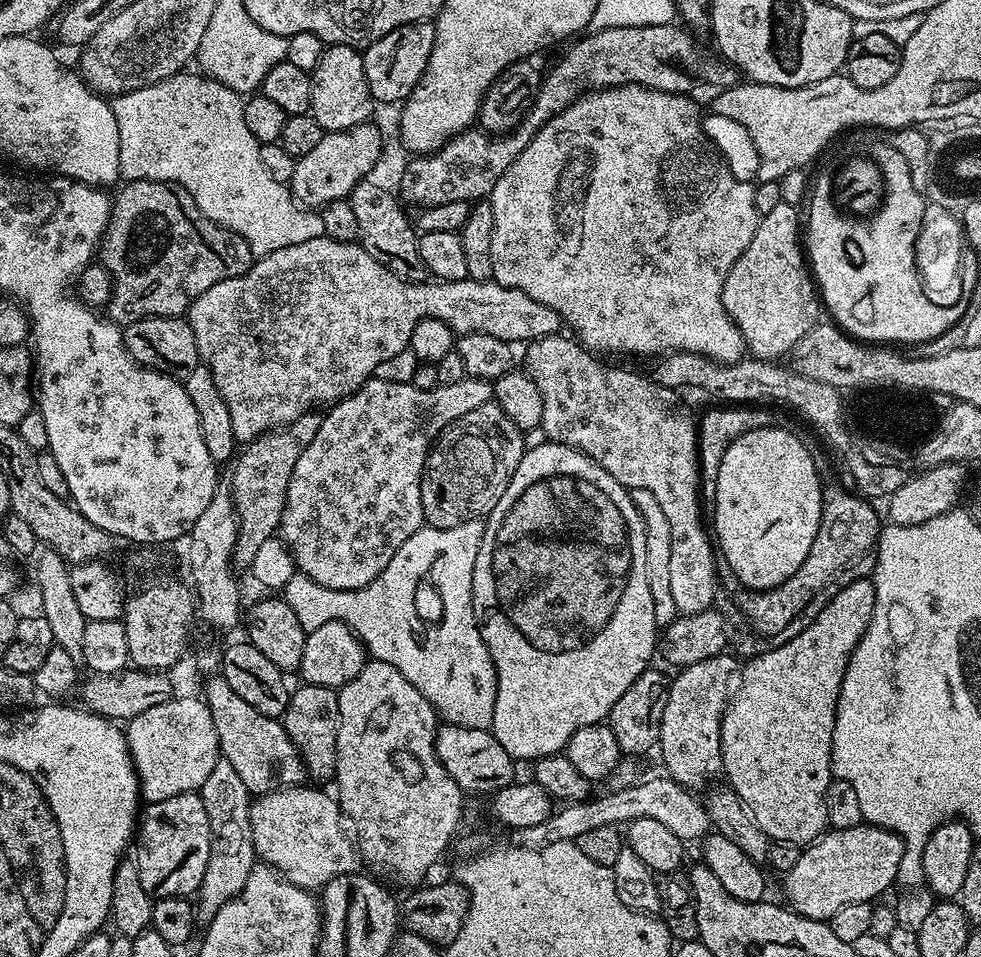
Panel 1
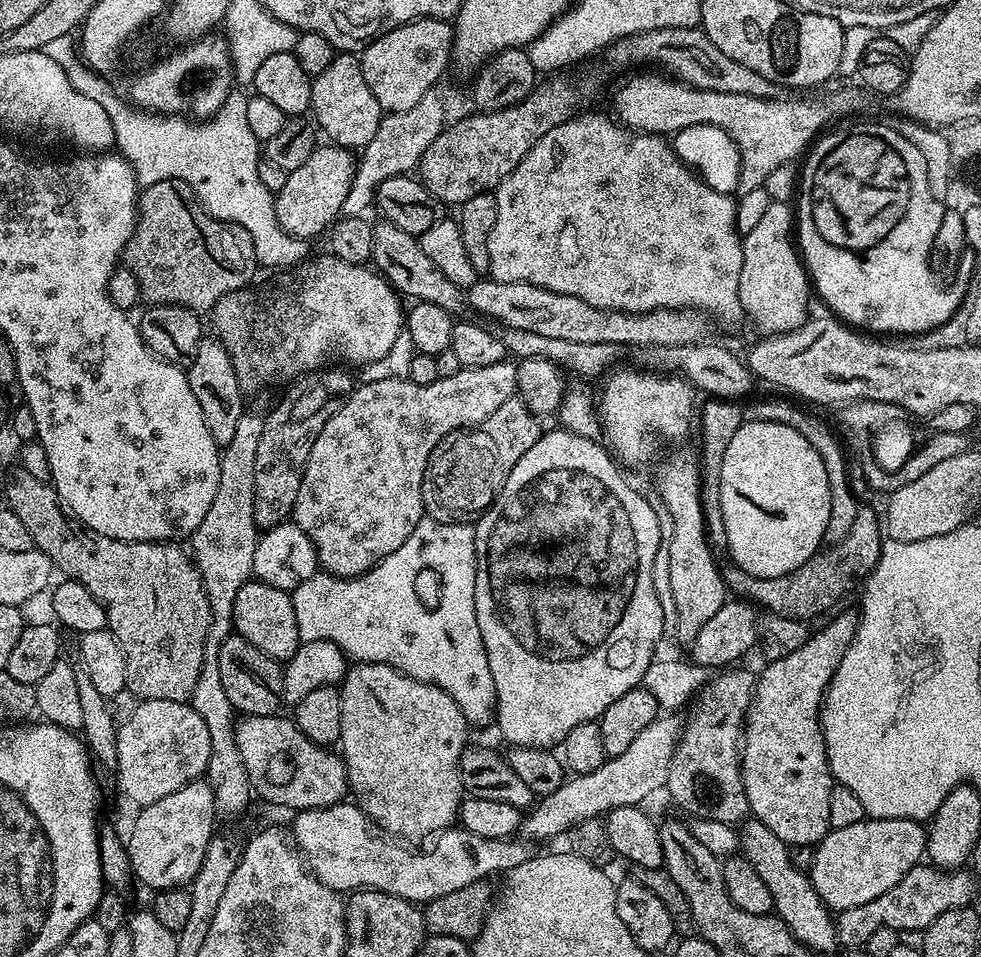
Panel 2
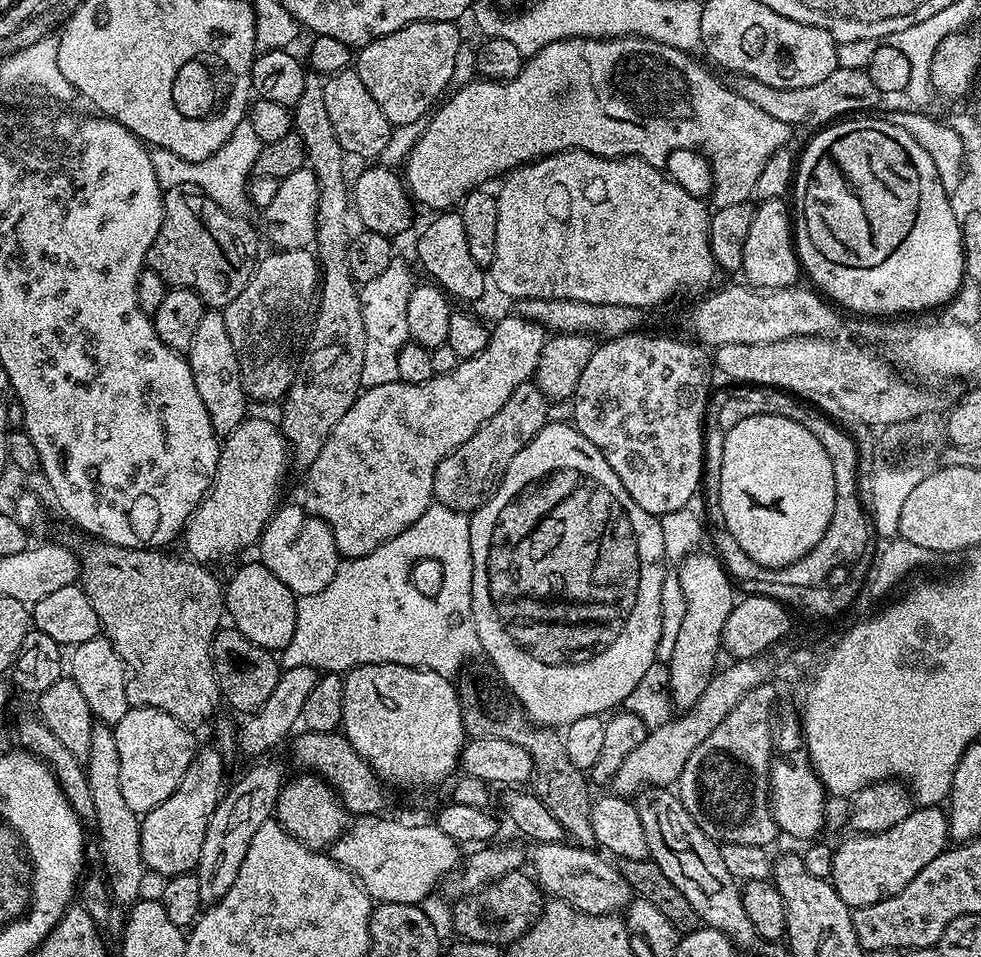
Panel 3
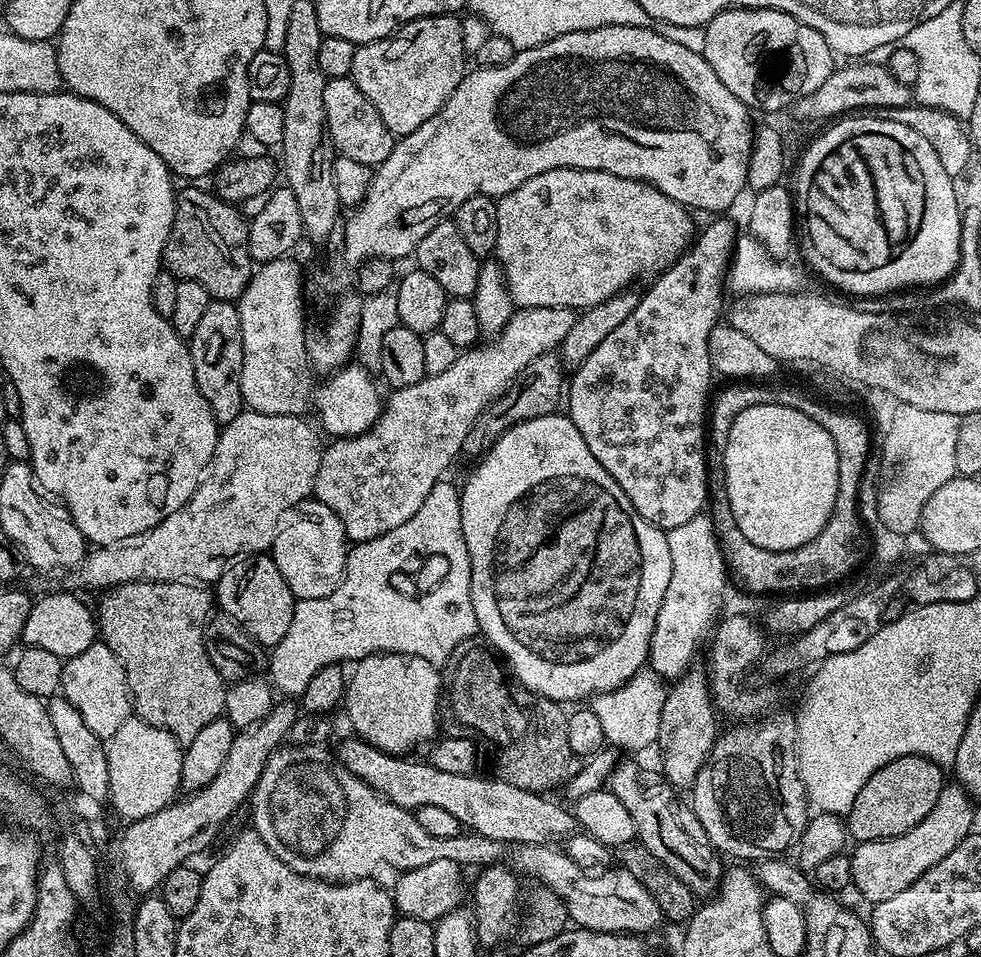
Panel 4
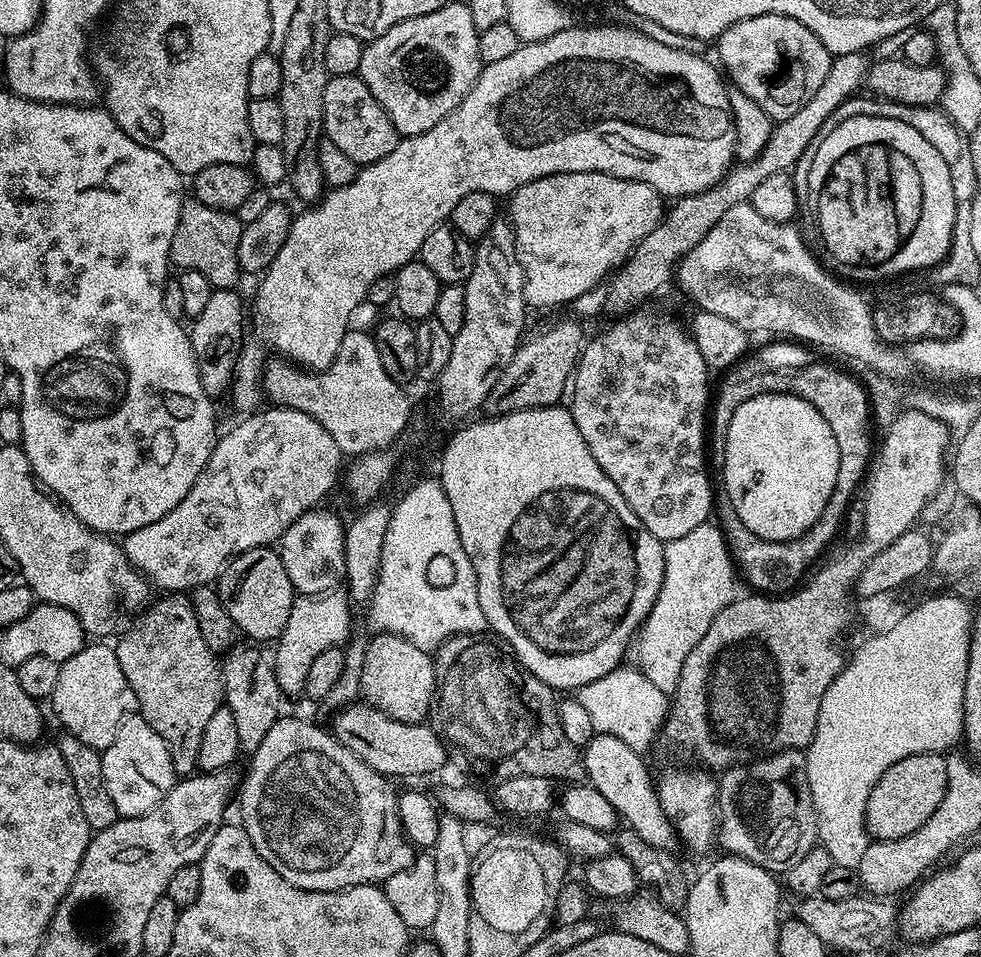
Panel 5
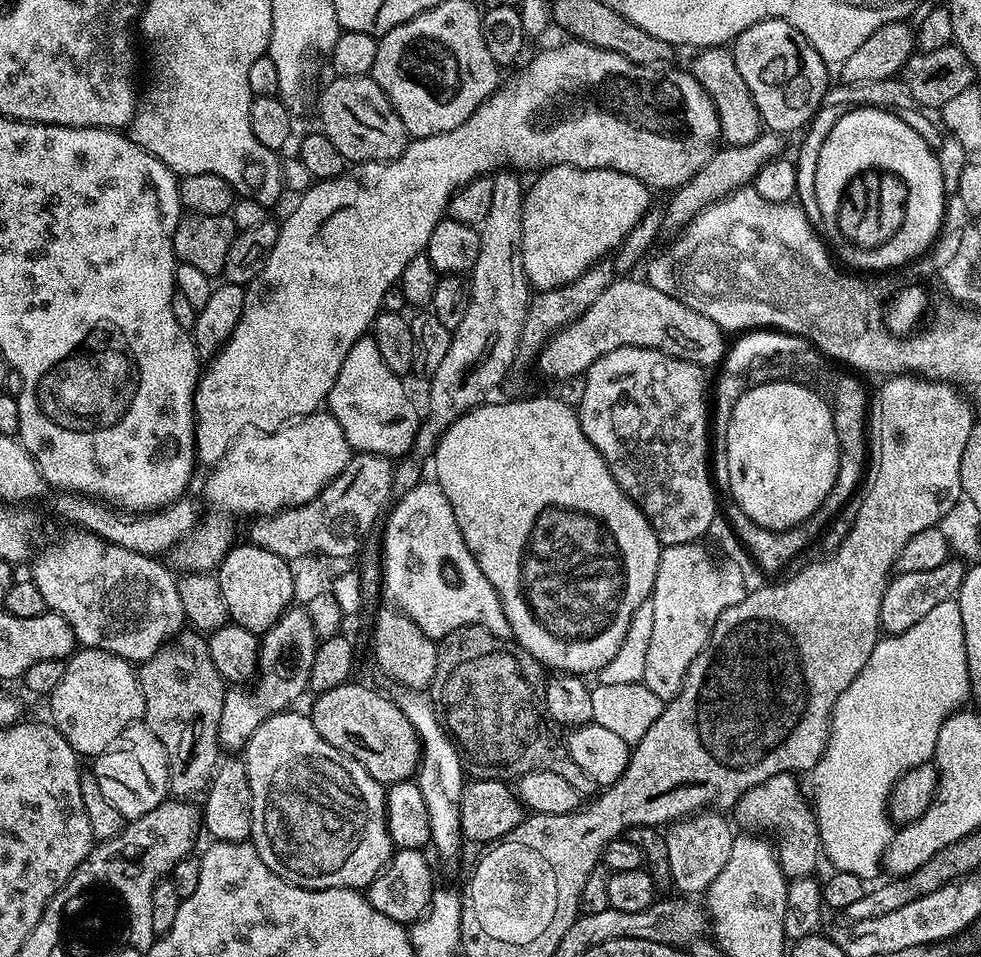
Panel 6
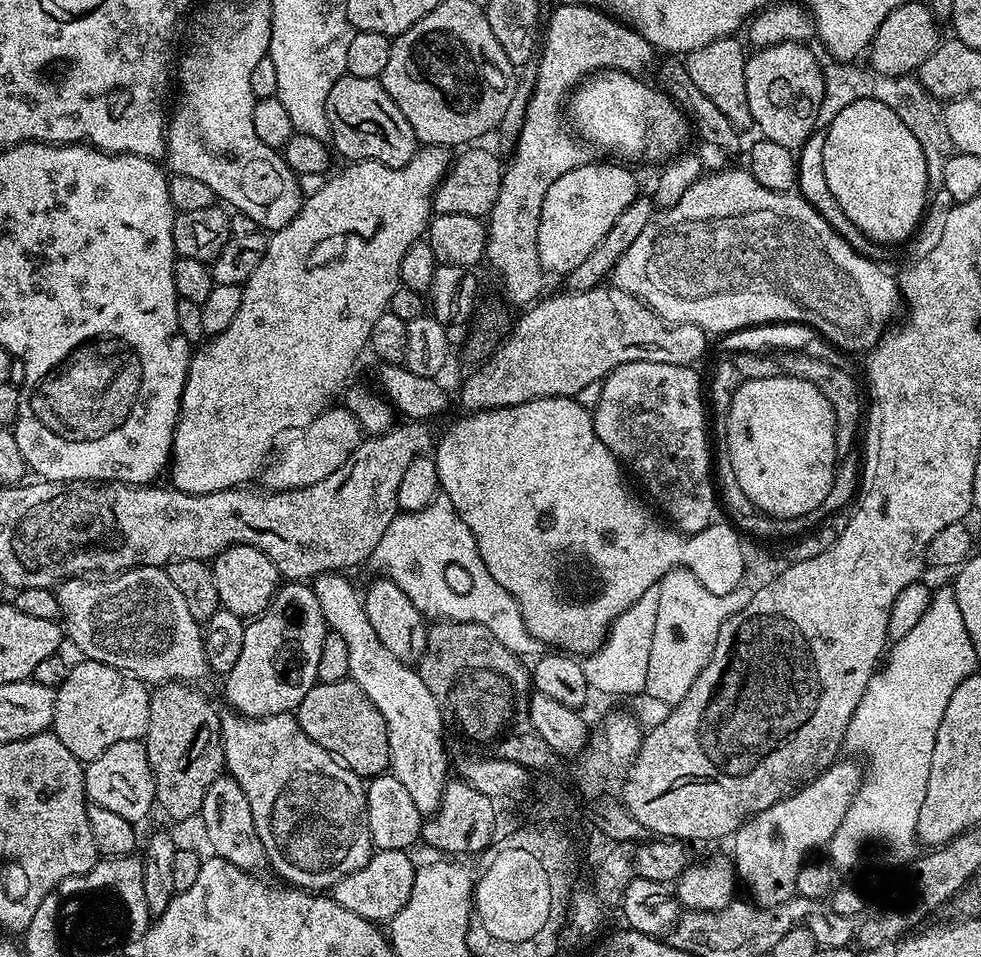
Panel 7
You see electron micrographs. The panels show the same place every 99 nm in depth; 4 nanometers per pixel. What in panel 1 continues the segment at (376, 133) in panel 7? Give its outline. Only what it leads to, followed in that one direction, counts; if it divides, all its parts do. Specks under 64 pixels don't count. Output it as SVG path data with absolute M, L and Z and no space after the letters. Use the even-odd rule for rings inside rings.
M345 44L327 45L318 58L318 66L310 73L312 78L312 111L310 113L325 132L350 130L373 119L374 101L366 82L366 70L361 49Z

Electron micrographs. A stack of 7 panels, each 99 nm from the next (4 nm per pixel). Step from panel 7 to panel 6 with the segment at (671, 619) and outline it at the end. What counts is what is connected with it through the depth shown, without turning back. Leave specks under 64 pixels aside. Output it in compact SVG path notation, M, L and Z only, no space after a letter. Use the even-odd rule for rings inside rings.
M697 541L671 544L660 551L658 573L655 574L650 597L654 606L653 633L650 634L649 649L646 650L645 669L641 682L665 702L672 700L681 688L690 662L697 657L709 640L714 623L721 614L737 605L747 595L738 570L734 566L725 568L722 564L718 565L715 559L713 562L709 552L702 545L703 543Z

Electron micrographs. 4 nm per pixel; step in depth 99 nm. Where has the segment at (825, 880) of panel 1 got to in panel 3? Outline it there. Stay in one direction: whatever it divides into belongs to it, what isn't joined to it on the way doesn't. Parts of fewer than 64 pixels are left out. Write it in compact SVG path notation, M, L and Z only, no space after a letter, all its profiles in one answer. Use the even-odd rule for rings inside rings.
M940 806L917 807L902 822L898 822L897 825L891 826L888 830L882 830L880 833L862 833L850 836L849 840L835 845L832 854L834 866L830 879L834 890L838 890L838 898L842 898L842 902L846 902L846 906L853 910L862 906L870 906L882 898L890 898L894 894L898 894L898 890L905 888L916 877L918 870L922 870L922 866L934 862L934 858L938 858L938 854L942 854L950 844L948 817L945 809Z

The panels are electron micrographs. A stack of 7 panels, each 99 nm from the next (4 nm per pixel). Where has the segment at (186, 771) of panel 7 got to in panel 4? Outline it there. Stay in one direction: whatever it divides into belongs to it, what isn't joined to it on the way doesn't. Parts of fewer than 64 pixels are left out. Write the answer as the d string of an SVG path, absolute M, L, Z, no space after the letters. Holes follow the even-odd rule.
M131 580L125 584L118 584L107 589L101 596L104 597L100 600L100 612L98 608L98 636L106 646L110 646L110 650L114 650L118 662L122 662L124 673L128 679L128 695L132 701L133 713L139 719L145 720L147 724L153 724L169 732L181 746L187 746L190 742L194 742L195 736L208 723L219 720L225 715L224 693L226 691L226 681L218 674L218 670L214 670L214 662L210 662L204 645L204 627L206 627L214 612L213 593L205 585L187 580Z

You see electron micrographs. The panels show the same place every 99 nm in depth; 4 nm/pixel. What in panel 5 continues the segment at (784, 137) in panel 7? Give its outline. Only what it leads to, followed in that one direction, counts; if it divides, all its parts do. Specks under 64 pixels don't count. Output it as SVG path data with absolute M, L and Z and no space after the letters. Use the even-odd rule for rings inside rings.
M778 14L755 16L739 20L737 24L731 24L719 36L719 44L721 60L719 63L722 68L722 63L724 63L723 71L726 73L727 79L735 87L742 89L747 96L754 98L754 102L758 102L758 106L762 106L762 110L766 110L766 114L776 122L790 118L790 114L802 110L802 106L806 106L806 102L810 102L810 98L814 98L814 94L818 94L818 86L822 86L822 82L826 82L826 74L834 59L832 53L826 50L826 46L822 46L822 42L818 42L818 38L813 32L806 30L806 26L802 26L802 22Z

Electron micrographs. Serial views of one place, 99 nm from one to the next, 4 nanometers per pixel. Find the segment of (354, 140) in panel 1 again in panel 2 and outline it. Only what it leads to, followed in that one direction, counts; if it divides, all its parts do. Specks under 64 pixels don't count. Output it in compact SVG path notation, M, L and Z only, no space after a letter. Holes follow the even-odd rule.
M316 147L314 154L306 158L303 166L289 172L286 186L274 194L278 226L299 240L315 241L315 236L320 236L323 232L325 235L331 229L342 213L343 203L346 202L352 179L355 178L357 157L347 148L327 147Z

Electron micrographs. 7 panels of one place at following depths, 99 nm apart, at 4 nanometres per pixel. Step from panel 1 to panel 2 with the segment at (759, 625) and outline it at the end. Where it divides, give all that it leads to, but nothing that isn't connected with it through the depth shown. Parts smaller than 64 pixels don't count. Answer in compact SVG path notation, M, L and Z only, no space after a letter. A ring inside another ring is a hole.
M856 500L849 502L848 516L852 519L852 533L841 544L836 544L833 548L825 547L804 561L802 566L798 566L798 570L782 574L782 578L758 578L735 566L721 567L720 576L724 579L725 589L757 609L765 608L773 617L815 621L816 616L822 615L827 608L834 607L847 592L852 592L855 588L857 591L871 576L880 557L881 517L876 517L876 512L870 505L859 504Z

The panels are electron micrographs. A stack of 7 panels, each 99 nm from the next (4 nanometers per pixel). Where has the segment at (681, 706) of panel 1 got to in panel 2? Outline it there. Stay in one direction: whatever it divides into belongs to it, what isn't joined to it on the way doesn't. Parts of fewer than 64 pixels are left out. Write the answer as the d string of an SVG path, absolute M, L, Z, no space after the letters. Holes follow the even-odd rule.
M737 667L735 670L724 670L719 674L713 675L712 680L703 687L699 693L698 699L695 701L696 713L686 720L683 725L683 736L679 739L679 744L676 748L676 753L673 756L673 761L670 764L669 780L666 785L666 792L672 795L672 800L684 812L689 812L689 817L699 818L702 820L713 820L714 822L722 822L733 826L739 825L741 822L749 819L750 807L748 805L747 792L744 789L744 769L742 767L742 737L746 732L746 717L748 710L752 706L752 698L756 694L756 682L758 679L757 673L754 671L747 672L746 669Z

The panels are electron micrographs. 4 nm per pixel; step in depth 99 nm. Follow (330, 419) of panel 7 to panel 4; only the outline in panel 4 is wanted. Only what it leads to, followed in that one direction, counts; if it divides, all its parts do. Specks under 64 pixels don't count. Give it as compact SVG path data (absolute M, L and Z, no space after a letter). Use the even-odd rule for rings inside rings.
M249 410L241 412L234 422L219 429L212 462L186 506L174 510L170 518L158 522L158 526L142 534L122 538L122 542L93 547L75 569L77 584L107 590L131 580L187 580L208 586L226 574L234 562L247 556L267 553L291 508L314 493L314 482L318 478L318 466L322 462L324 448L320 444L321 433L315 428L316 433L306 420L303 415L279 416Z

